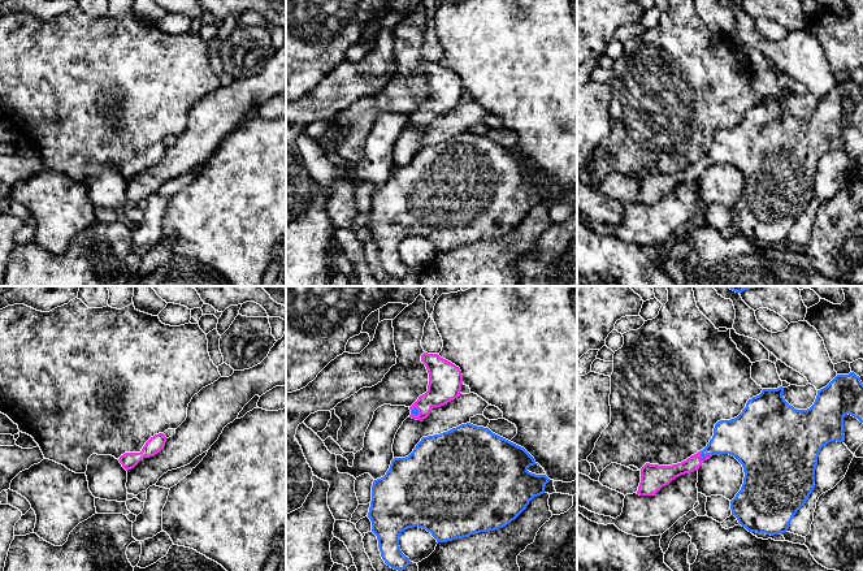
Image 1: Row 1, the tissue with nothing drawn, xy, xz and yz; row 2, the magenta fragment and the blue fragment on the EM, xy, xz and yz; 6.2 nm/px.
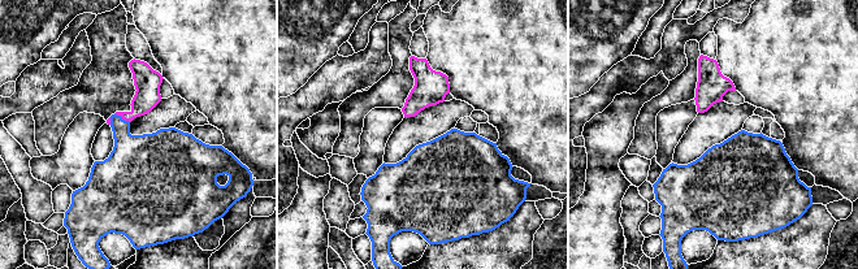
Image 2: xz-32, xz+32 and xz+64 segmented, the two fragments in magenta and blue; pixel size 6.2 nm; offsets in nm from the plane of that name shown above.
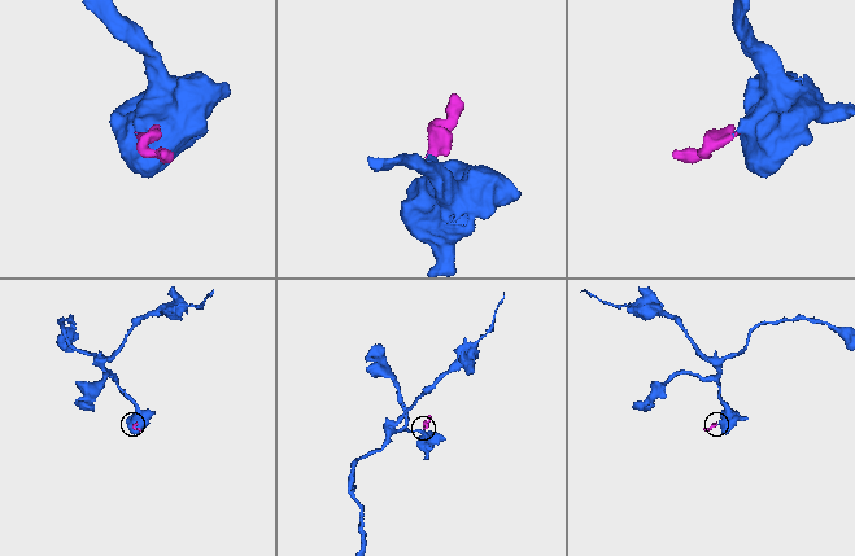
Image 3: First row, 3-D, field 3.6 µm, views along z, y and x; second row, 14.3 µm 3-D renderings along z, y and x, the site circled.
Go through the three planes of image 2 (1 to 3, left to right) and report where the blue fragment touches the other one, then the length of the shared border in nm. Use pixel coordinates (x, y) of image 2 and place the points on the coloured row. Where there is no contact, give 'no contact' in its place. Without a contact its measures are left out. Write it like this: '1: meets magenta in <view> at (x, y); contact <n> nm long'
1: meets magenta in xz-32 at (122, 117); contact 110 nm long
2: no contact
3: no contact

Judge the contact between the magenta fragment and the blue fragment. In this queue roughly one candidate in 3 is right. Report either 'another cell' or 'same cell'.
same cell

